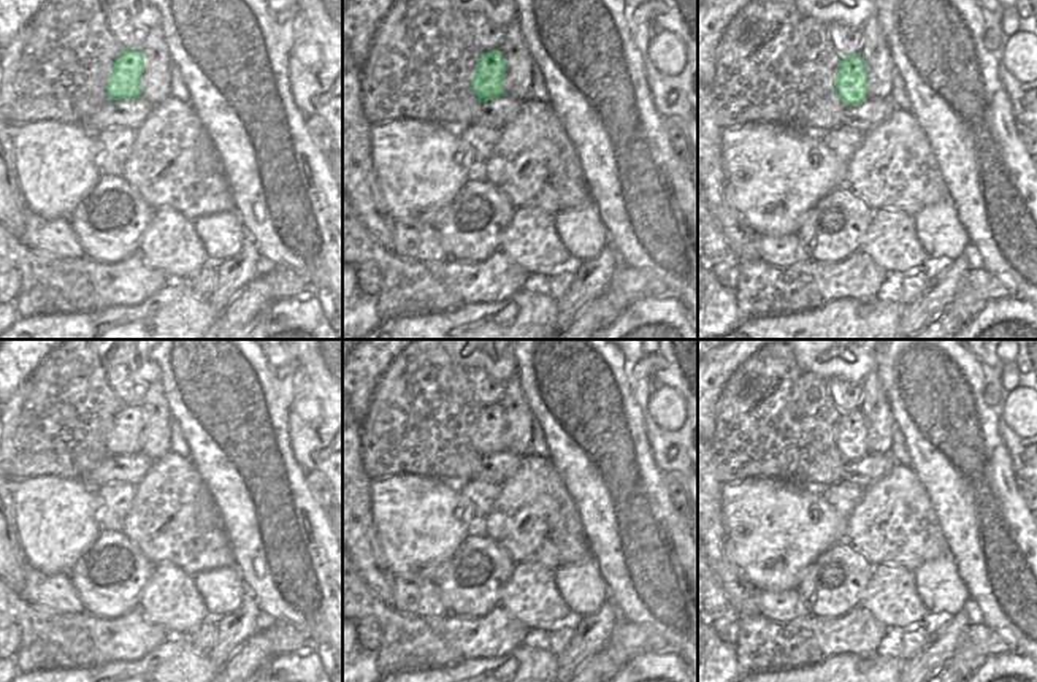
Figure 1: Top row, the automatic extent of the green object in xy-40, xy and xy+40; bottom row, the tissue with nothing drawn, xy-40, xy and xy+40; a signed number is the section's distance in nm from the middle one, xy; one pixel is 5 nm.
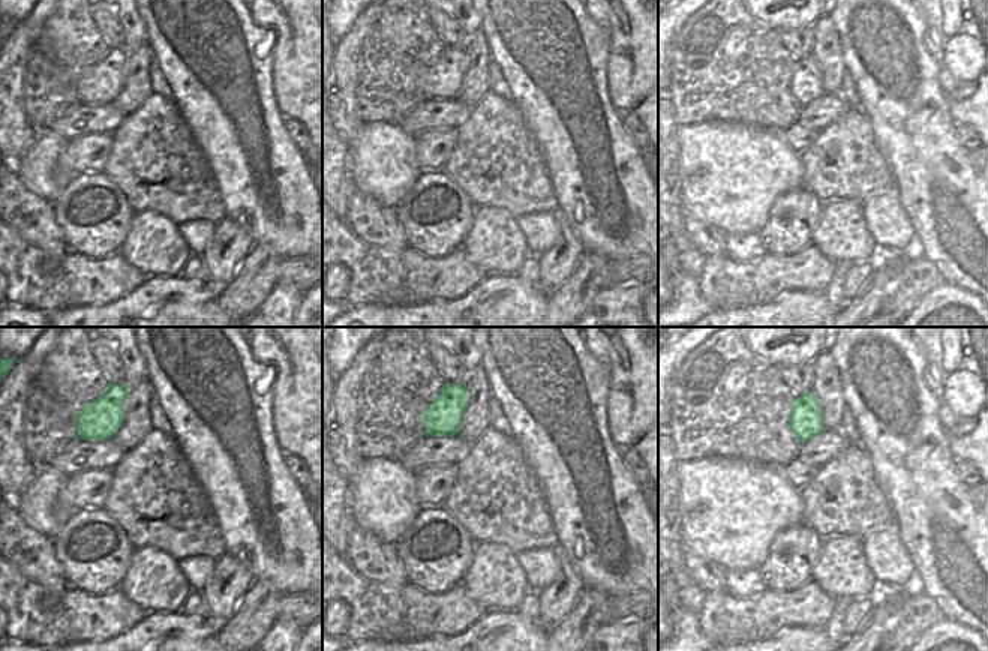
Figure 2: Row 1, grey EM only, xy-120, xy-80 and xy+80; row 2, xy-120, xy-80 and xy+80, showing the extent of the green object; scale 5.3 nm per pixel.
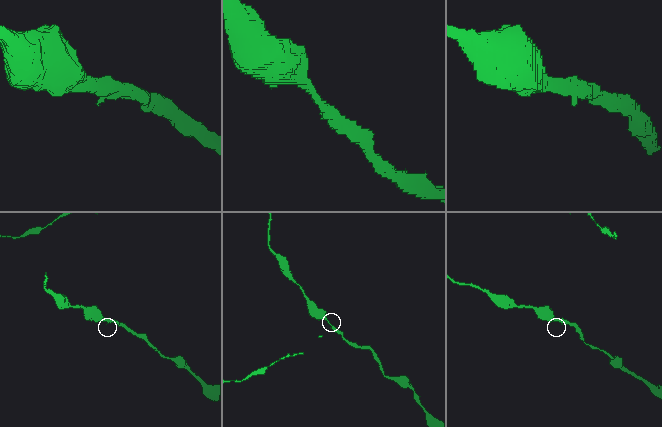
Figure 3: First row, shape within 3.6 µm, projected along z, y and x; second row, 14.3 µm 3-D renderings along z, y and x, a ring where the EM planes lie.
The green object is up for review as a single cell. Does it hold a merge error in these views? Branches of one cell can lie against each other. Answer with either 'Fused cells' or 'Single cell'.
Single cell

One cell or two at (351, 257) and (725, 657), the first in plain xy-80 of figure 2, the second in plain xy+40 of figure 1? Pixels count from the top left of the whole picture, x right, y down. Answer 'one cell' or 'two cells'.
two cells

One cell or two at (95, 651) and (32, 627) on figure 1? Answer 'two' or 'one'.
one

